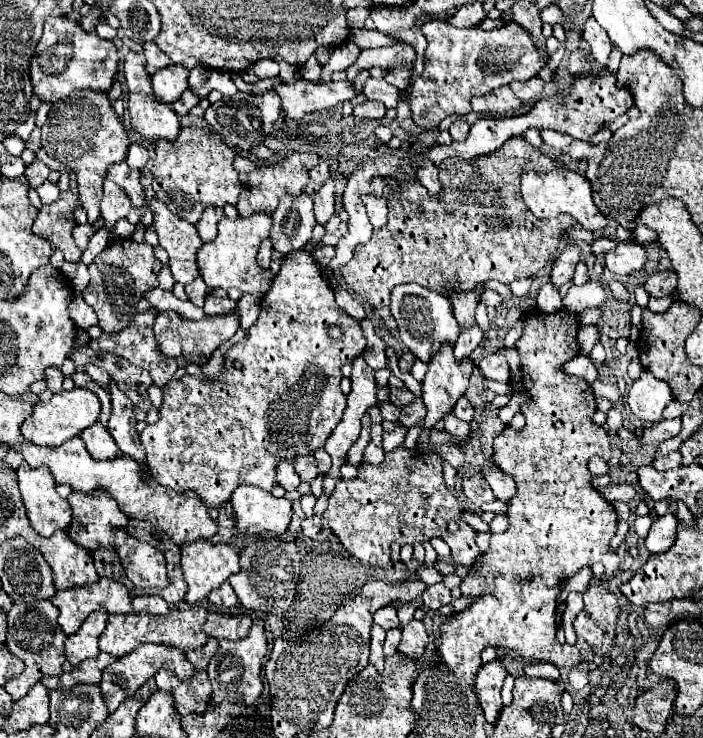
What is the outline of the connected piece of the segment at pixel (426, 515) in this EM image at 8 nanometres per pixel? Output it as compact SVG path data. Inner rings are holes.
M396 447L386 453L380 465L360 463L358 475L354 479L340 479L330 493L328 509L324 511L324 521L340 537L346 551L372 567L390 565L390 543L414 545L440 537L452 549L452 559L458 565L470 567L480 555L476 547L476 529L464 519L462 503L452 495L442 477L442 455L436 451ZM456 521L458 531L450 533L448 523Z

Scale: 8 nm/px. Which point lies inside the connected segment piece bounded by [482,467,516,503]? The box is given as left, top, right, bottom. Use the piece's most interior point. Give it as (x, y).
(504, 488)

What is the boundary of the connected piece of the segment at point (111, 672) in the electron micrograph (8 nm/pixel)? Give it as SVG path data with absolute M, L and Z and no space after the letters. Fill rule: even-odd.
M144 643L138 649L134 649L132 653L126 653L124 657L118 657L112 665L108 665L102 673L100 689L102 689L102 695L106 699L106 705L108 705L110 713L114 713L124 699L132 697L136 693L136 689L142 687L160 667L172 669L182 681L188 681L192 677L192 671L194 671L194 667L186 659L184 651L180 651L176 647L172 649L172 645L164 645L164 643Z

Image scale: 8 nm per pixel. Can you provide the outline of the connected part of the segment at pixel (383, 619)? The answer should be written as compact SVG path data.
M386 605L382 607L376 615L374 615L374 623L380 625L382 629L392 629L392 627L400 627L400 621L398 621L398 615L396 615L396 607L394 605Z

